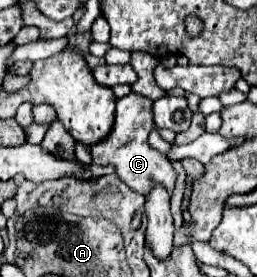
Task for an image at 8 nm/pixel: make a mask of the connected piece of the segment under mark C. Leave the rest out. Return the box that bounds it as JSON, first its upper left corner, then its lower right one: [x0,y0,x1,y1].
[87,93,175,195]

